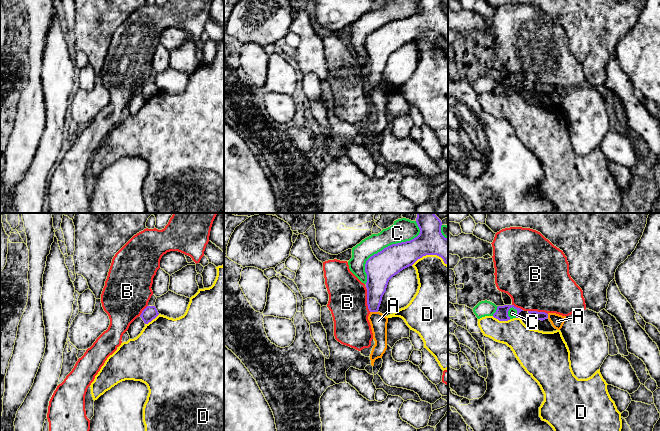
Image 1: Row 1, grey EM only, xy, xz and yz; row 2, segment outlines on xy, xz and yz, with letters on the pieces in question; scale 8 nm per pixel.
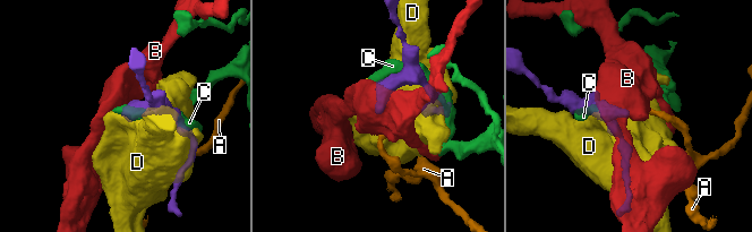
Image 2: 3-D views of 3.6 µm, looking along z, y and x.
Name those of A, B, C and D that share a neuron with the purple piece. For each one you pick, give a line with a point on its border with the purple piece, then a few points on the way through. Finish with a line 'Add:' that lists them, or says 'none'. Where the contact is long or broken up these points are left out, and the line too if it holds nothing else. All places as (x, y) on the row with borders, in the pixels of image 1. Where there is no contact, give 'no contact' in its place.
Add: none

